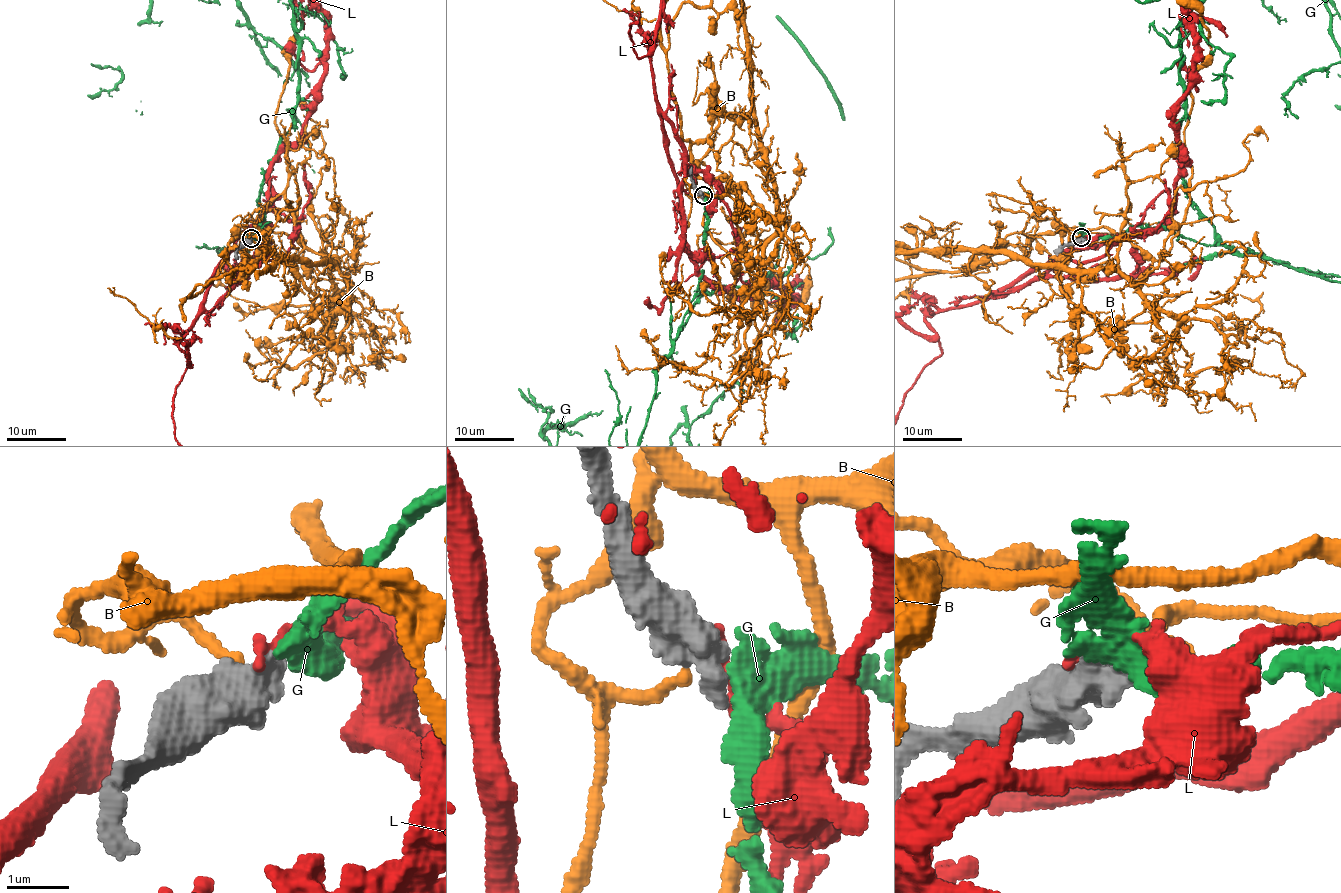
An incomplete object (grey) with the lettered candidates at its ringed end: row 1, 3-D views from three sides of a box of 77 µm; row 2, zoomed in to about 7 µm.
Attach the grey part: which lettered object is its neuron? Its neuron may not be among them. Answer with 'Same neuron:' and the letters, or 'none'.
Same neuron: G

